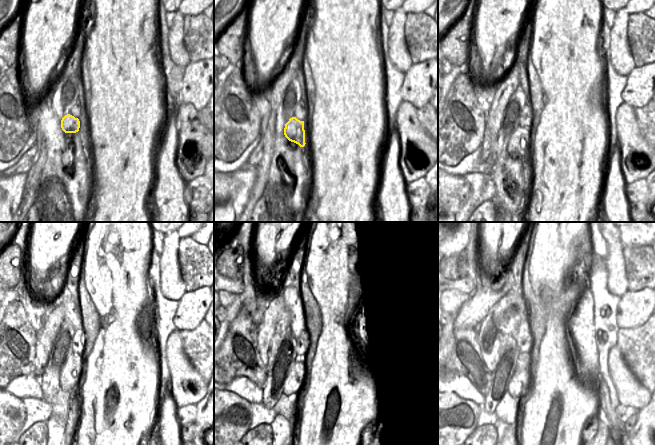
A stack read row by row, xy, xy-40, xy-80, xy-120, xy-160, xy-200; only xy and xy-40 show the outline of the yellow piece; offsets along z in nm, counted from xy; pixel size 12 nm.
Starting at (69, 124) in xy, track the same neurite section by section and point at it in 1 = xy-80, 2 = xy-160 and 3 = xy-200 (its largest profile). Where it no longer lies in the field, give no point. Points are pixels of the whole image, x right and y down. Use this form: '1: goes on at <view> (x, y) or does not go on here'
1: goes on at xy-80 (520, 139)
2: goes on at xy-160 (294, 382)
3: goes on at xy-200 (518, 386)

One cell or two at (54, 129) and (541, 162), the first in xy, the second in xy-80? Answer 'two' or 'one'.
two

